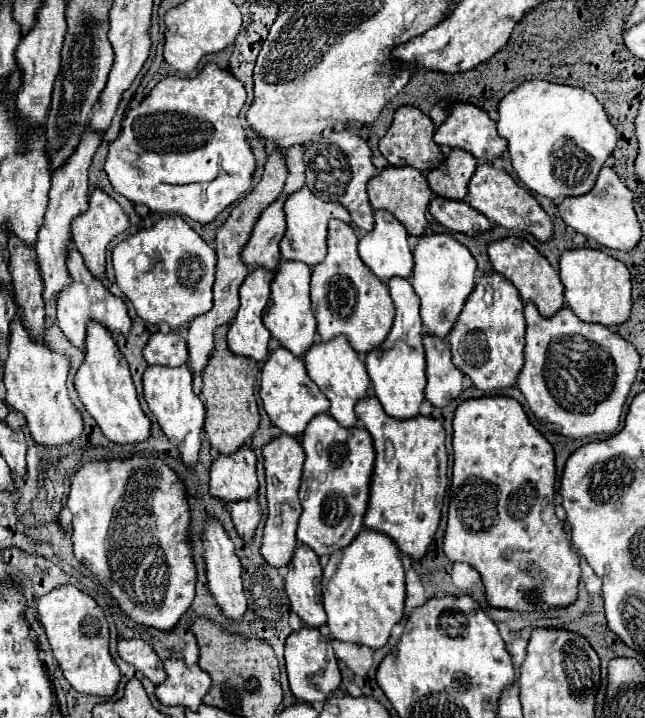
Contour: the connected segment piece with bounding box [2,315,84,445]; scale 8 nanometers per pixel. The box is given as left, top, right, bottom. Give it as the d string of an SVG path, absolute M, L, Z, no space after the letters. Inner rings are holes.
M16 315L10 323L8 351L10 353L2 371L2 383L6 387L6 403L26 417L34 441L44 445L50 443L58 445L80 437L84 429L82 415L74 407L66 389L70 359L64 353L50 349L42 339L40 341L32 339L20 315Z

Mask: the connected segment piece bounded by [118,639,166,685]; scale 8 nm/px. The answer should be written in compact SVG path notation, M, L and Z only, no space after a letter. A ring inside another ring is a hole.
M120 639L118 641L118 655L142 671L154 685L160 685L166 679L166 671L162 661L158 659L154 647L142 639Z

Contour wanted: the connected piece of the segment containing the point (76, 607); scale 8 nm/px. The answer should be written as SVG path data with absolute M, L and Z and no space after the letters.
M62 585L38 599L38 617L68 683L86 695L112 697L120 683L120 669L108 651L108 623L100 605L74 585Z

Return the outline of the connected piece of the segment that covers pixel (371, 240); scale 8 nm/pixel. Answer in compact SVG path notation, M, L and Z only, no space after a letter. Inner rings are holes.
M376 211L376 225L374 229L364 235L358 243L358 253L360 259L370 267L370 271L382 281L388 283L392 277L402 277L408 279L414 269L414 257L412 247L408 245L408 231L406 227L388 211Z

